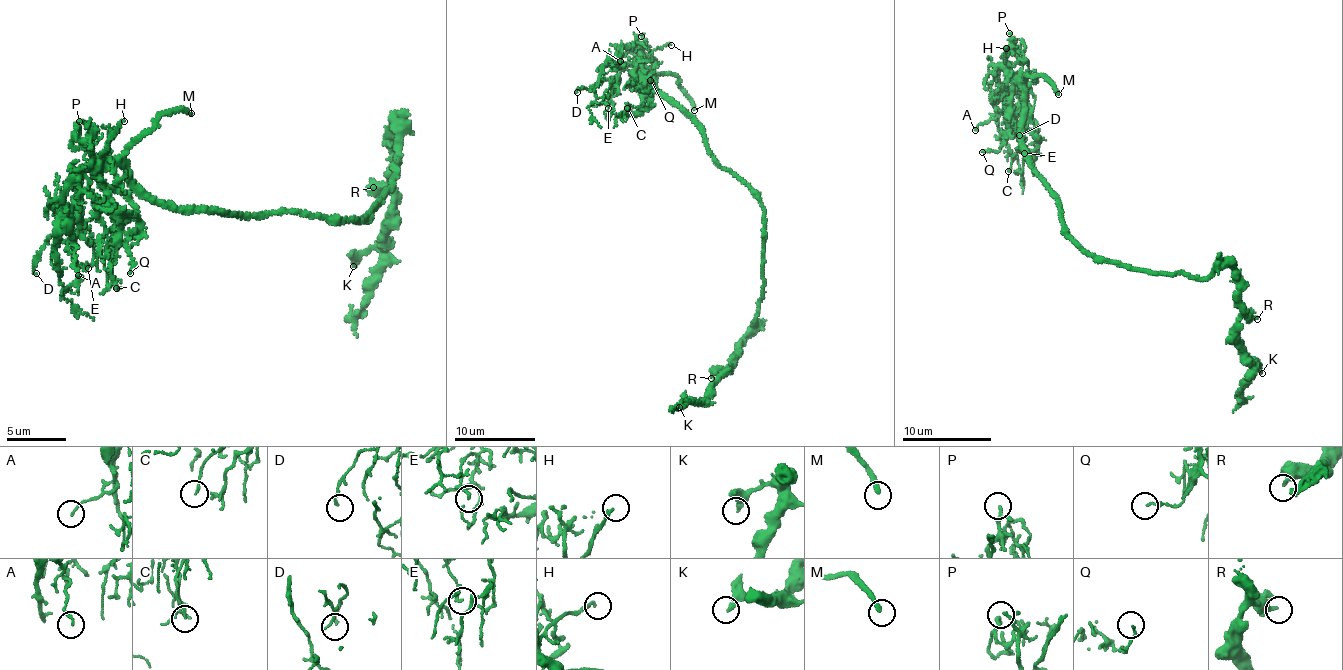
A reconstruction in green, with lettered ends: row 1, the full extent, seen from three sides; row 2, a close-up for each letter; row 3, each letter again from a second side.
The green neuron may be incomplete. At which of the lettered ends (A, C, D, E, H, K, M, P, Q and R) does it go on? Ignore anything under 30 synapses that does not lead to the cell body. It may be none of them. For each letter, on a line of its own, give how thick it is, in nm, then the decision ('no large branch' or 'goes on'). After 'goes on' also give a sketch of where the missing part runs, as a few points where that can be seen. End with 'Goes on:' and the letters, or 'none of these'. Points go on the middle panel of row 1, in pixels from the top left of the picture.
A: calibre 110 nm; no large branch
C: calibre 80 nm; no large branch
D: calibre 120 nm; no large branch
E: calibre 90 nm; no large branch
H: calibre 160 nm; no large branch
K: calibre 240 nm; no large branch
M: calibre 280 nm; goes on; course (694, 110), (724, 143), (743, 185), (763, 325), (757, 376), (769, 361), (806, 385), (847, 433)
P: calibre 130 nm; no large branch
Q: calibre 120 nm; no large branch
R: calibre 360 nm; no large branch
Goes on: M

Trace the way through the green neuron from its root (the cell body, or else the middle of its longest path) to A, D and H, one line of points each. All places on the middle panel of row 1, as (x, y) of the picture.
A: (755, 197), (710, 155), (694, 123), (658, 92), (651, 73), (623, 68), (617, 58), (616, 68), (620, 61)
D: (755, 197), (710, 155), (694, 123), (658, 92), (651, 73), (628, 65), (616, 80), (606, 79), (577, 92)
H: (755, 197), (710, 155), (694, 123), (658, 92), (646, 58), (657, 46), (671, 45)

